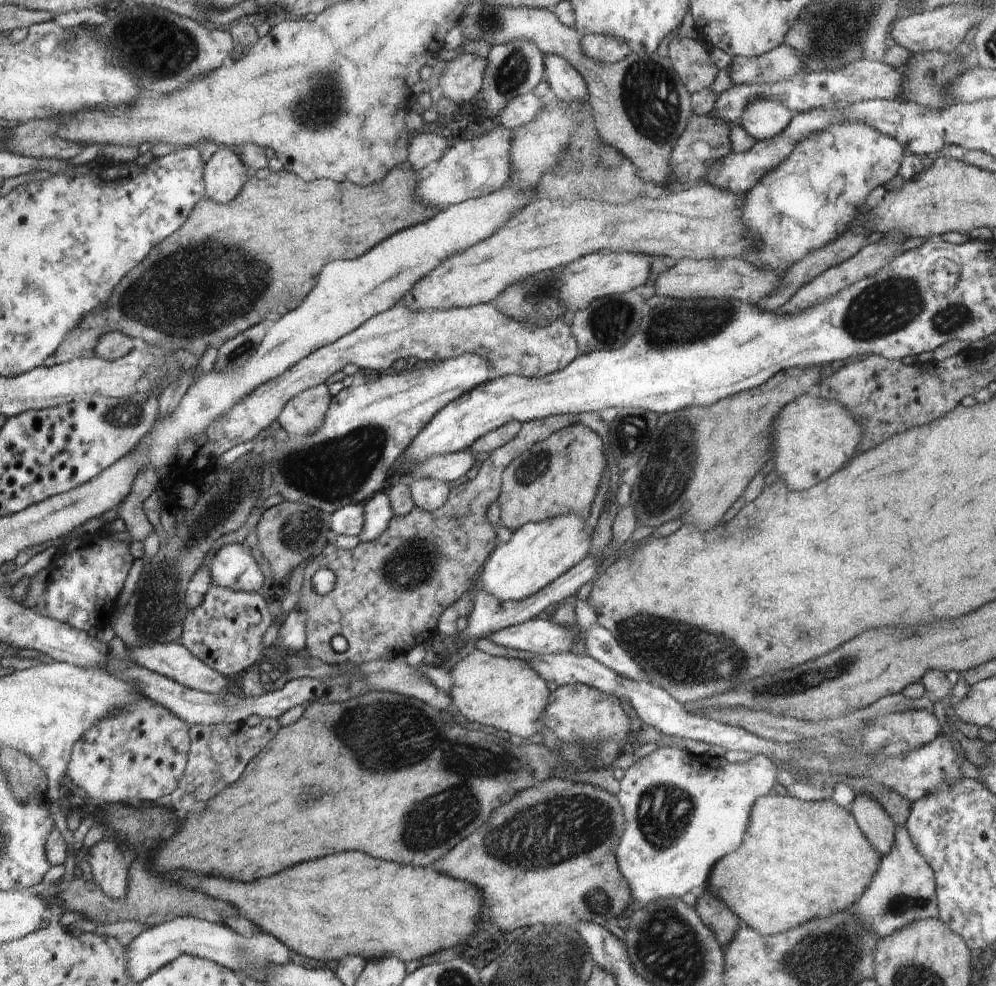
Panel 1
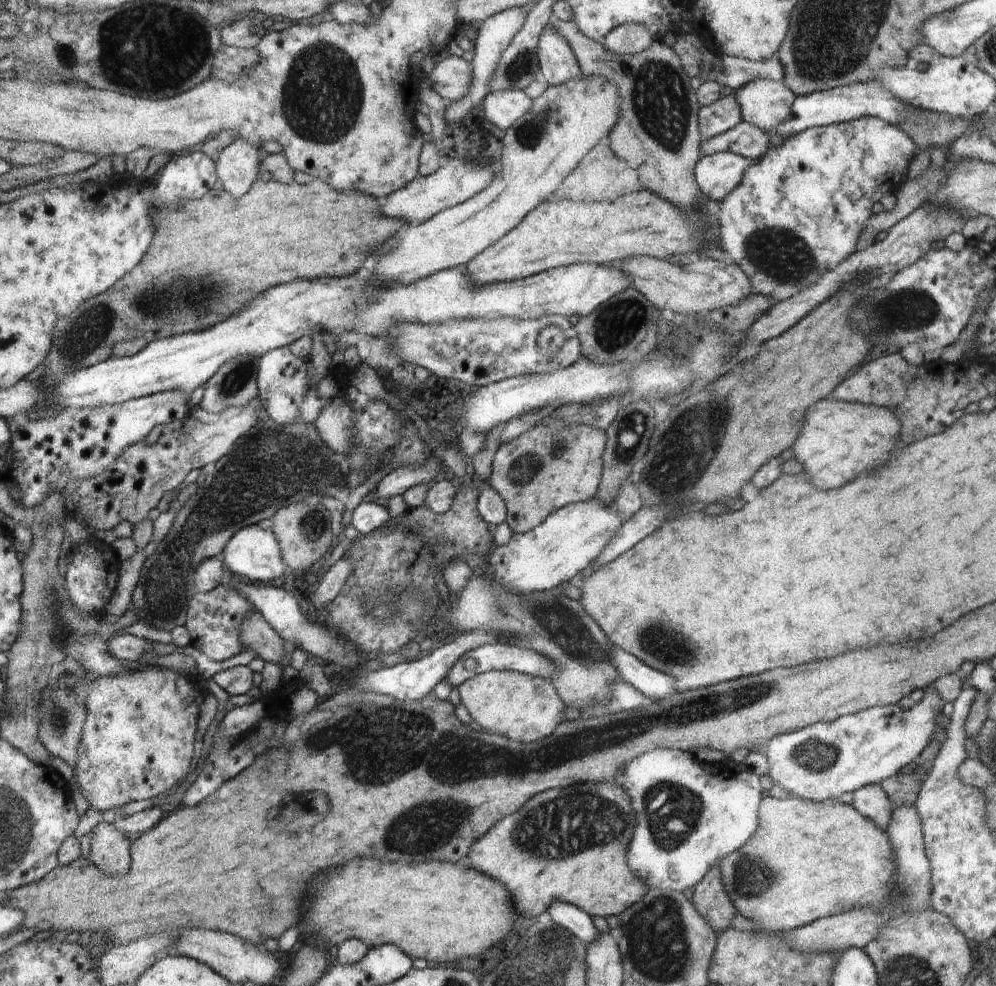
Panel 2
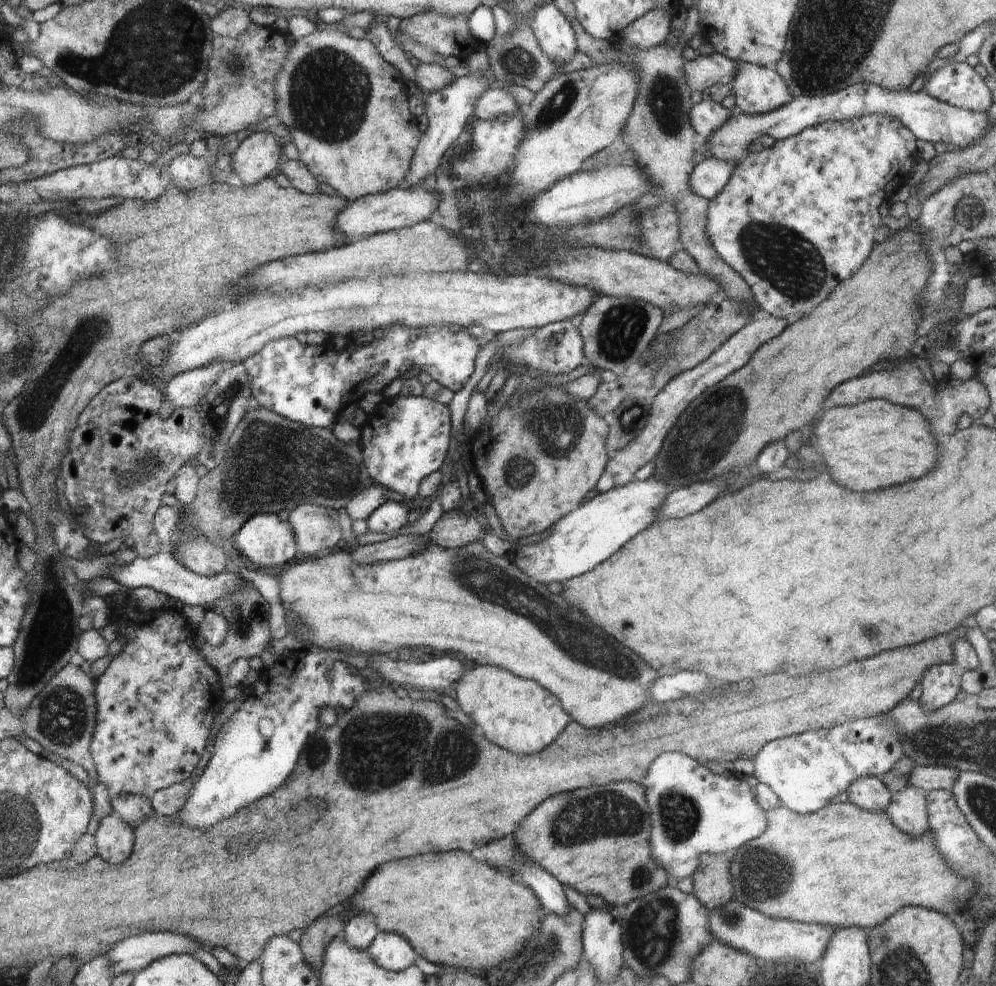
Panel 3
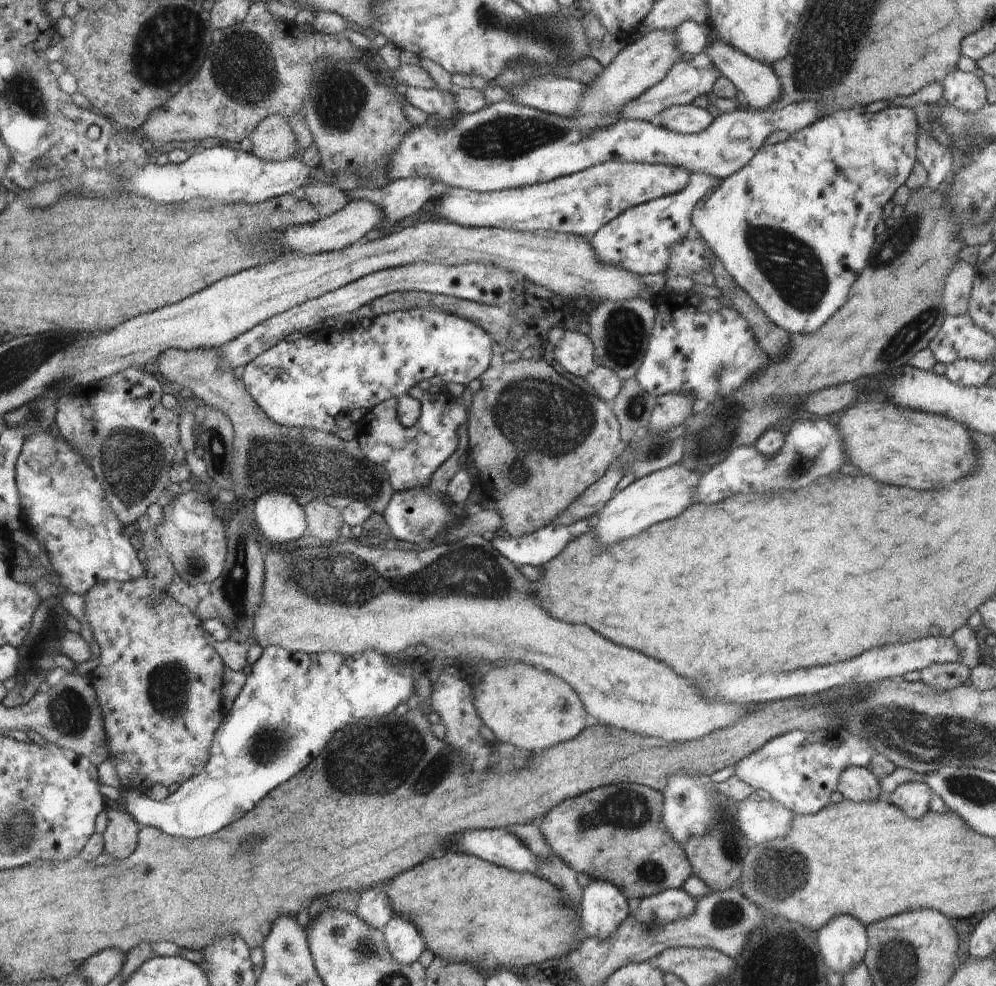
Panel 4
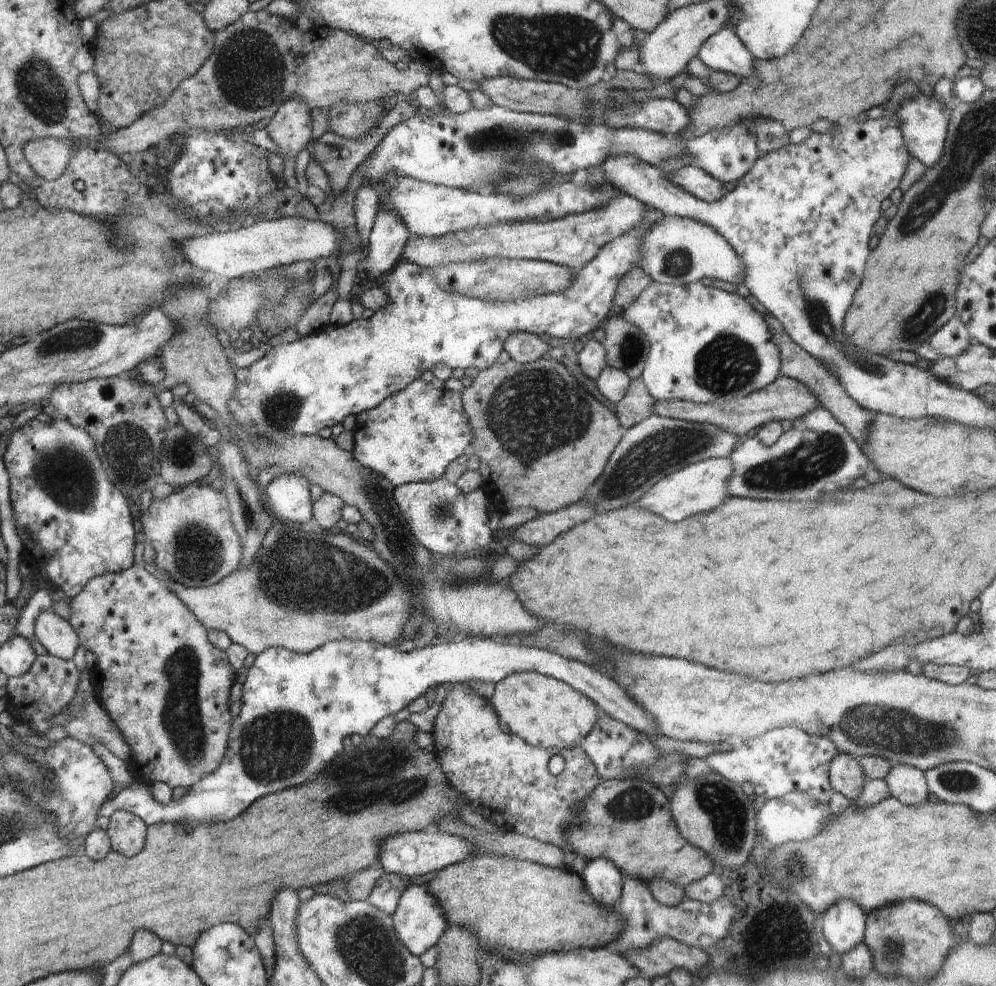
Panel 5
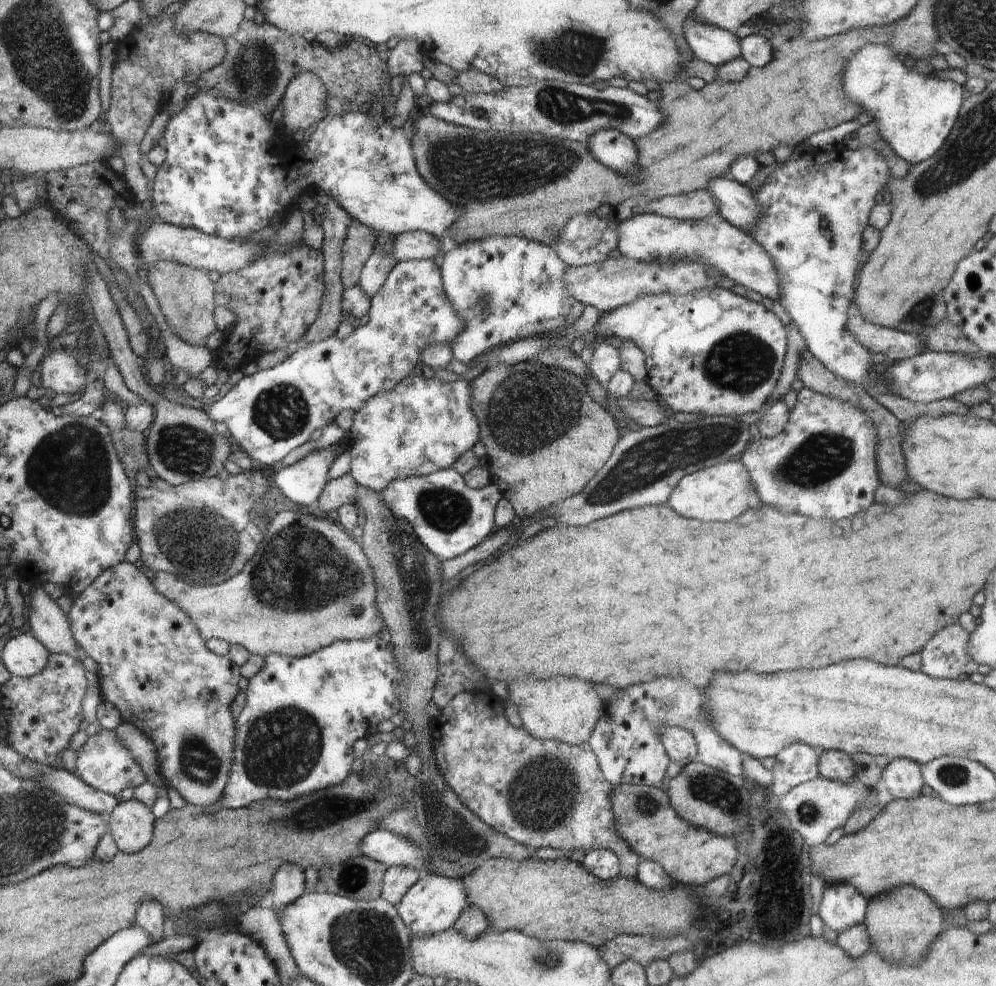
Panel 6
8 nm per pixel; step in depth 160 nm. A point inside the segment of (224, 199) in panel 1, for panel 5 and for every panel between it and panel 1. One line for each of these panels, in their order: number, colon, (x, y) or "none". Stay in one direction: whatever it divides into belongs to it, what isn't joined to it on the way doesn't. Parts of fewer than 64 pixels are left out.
2: (237, 166)
3: (257, 155)
4: (273, 141)
5: (291, 128)

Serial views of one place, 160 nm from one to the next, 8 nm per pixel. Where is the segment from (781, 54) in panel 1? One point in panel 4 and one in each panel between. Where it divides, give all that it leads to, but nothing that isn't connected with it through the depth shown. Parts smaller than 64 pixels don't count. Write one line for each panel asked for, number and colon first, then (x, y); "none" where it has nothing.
2: (734, 72)
3: (705, 71)
4: (692, 76)

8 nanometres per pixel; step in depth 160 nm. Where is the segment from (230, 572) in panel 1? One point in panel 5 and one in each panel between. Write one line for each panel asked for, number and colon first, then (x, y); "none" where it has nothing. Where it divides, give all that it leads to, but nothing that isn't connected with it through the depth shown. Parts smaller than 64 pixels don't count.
2: (254, 553)
3: (265, 540)
4: (280, 519)
5: (288, 495)

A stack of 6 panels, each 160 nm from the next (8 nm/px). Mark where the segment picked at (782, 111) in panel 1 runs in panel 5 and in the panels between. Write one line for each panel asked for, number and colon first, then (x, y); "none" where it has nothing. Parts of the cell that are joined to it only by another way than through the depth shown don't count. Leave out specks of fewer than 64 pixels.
2: (765, 103)
3: (758, 89)
4: (757, 87)
5: (723, 51)

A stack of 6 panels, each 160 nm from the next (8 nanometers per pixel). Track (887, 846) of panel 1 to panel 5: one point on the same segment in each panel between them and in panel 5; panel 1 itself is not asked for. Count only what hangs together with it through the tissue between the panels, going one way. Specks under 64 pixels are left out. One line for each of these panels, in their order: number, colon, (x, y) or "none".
2: (871, 801)
3: (869, 793)
4: (857, 784)
5: (846, 776)

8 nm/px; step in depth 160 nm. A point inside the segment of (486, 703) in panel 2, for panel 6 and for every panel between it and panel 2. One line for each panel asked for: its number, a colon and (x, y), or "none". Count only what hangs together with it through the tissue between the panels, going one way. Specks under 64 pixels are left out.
3: (517, 713)
4: (532, 709)
5: (545, 712)
6: (566, 709)

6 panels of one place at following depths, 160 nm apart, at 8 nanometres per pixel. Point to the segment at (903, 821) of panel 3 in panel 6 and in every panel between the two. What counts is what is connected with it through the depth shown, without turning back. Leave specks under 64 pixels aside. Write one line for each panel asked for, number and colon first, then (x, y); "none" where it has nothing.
4: (913, 796)
5: (908, 784)
6: (902, 777)

